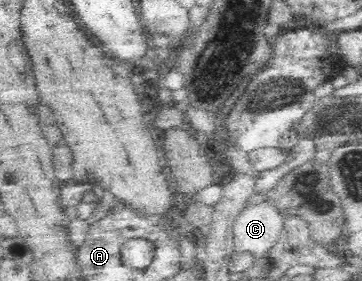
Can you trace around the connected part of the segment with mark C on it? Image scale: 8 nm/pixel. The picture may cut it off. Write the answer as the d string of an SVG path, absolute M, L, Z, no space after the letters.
M271 202L248 204L233 224L235 250L267 258L279 241L285 216Z

